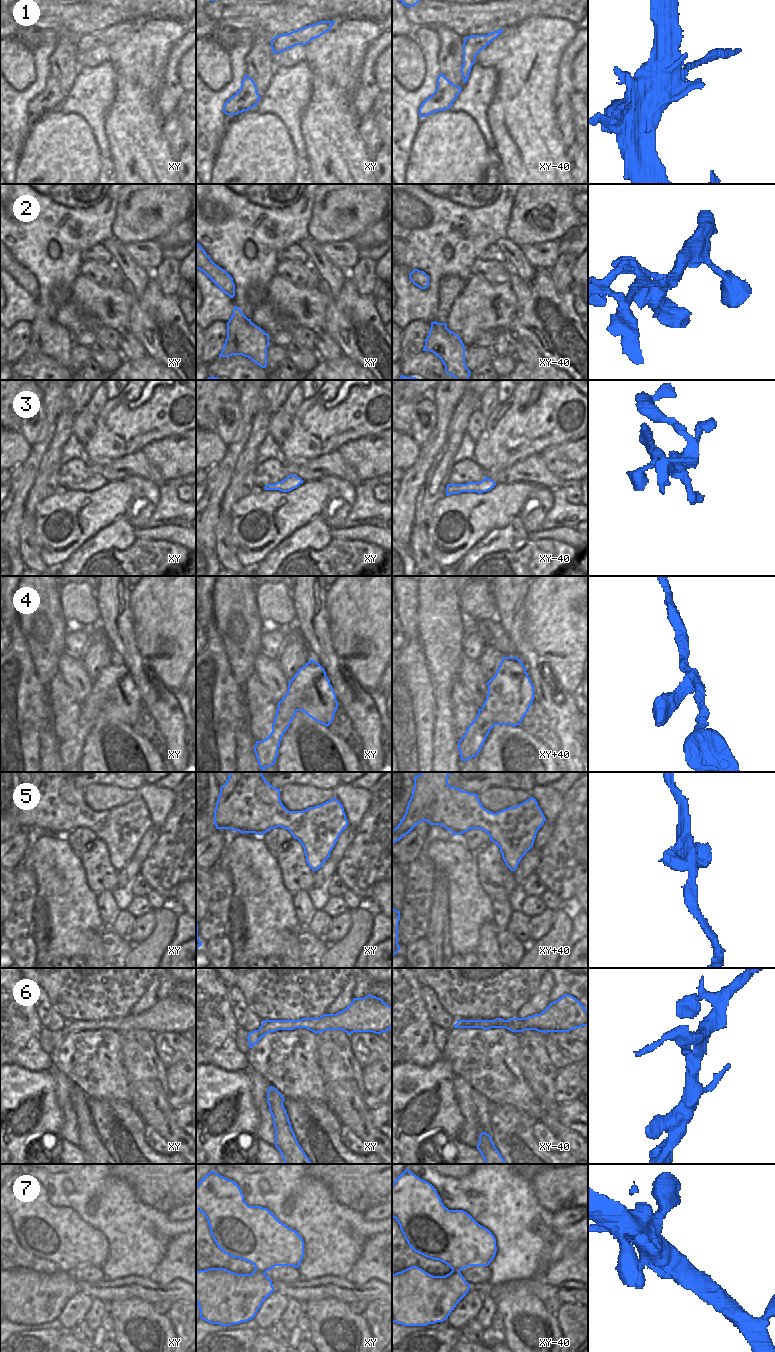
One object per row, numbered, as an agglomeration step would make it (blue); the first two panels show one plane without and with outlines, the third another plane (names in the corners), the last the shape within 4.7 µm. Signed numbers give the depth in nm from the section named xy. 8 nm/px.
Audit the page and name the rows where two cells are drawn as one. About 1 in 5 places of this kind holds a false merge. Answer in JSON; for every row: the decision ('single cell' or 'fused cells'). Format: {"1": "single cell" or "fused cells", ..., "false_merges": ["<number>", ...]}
{"1": "fused cells", "2": "single cell", "3": "single cell", "4": "single cell", "5": "single cell", "6": "single cell", "7": "single cell", "false_merges": ["1"]}

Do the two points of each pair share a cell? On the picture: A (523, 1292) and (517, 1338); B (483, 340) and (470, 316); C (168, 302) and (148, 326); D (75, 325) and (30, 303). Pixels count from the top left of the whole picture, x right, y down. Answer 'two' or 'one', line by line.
A: one
B: two
C: one
D: two

